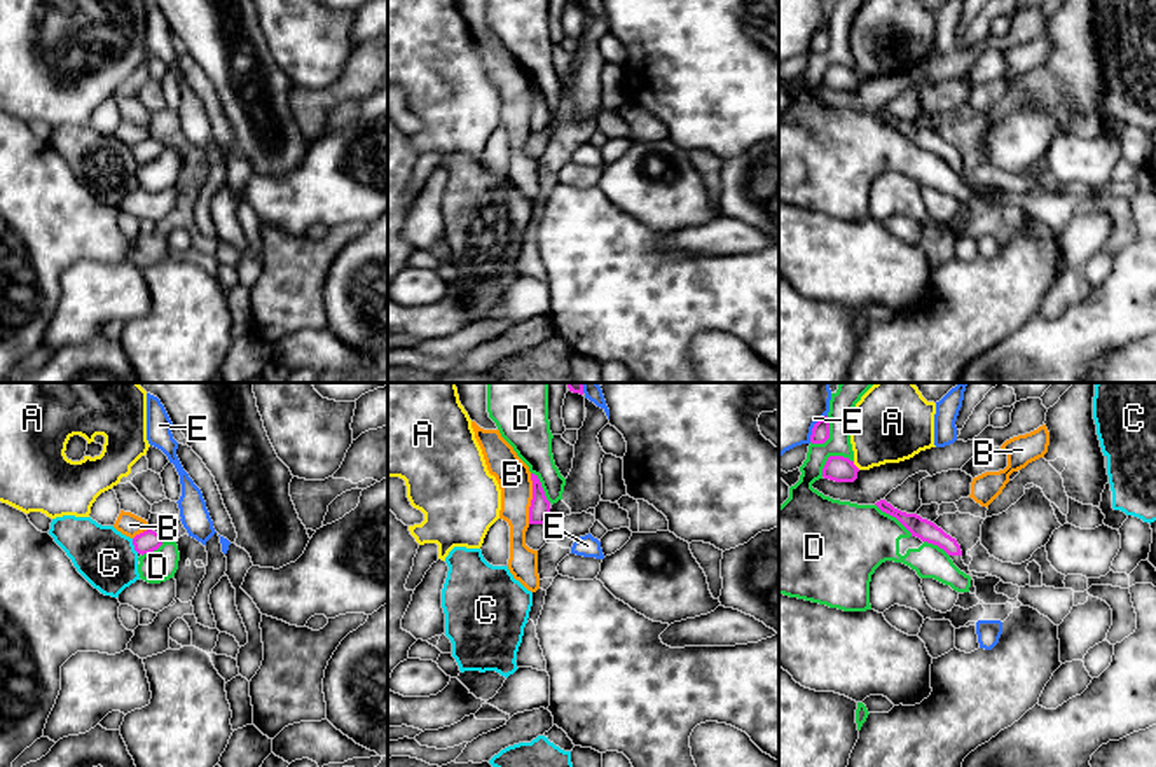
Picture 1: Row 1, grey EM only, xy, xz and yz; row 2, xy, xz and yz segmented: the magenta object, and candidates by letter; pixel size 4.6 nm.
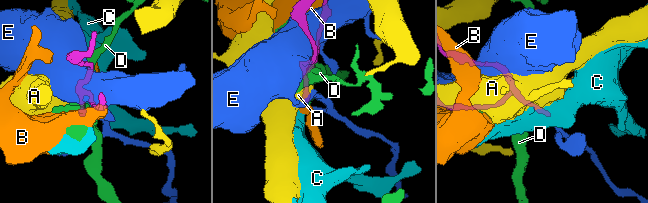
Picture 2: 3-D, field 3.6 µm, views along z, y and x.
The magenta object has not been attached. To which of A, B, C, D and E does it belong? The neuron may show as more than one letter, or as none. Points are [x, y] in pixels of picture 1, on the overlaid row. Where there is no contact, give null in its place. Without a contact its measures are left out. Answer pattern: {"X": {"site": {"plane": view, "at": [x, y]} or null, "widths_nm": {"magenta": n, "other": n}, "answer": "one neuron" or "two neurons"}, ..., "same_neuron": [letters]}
{"A": {"site": {"plane": "yz", "at": [854, 465]}, "widths_nm": {"magenta": 120, "other": 360}, "answer": "two neurons"}, "B": {"site": {"plane": "xz", "at": [533, 498]}, "widths_nm": {"magenta": 100, "other": 160}, "answer": "two neurons"}, "C": {"site": {"plane": "xy", "at": [133, 544]}, "widths_nm": {"magenta": 100, "other": 280}, "answer": "two neurons"}, "D": {"site": {"plane": "yz", "at": [832, 456]}, "widths_nm": {"magenta": 120, "other": 160}, "answer": "two neurons"}, "E": {"site": {"plane": "yz", "at": [814, 427]}, "widths_nm": {"magenta": 80, "other": 460}, "answer": "two neurons"}, "same_neuron": []}

